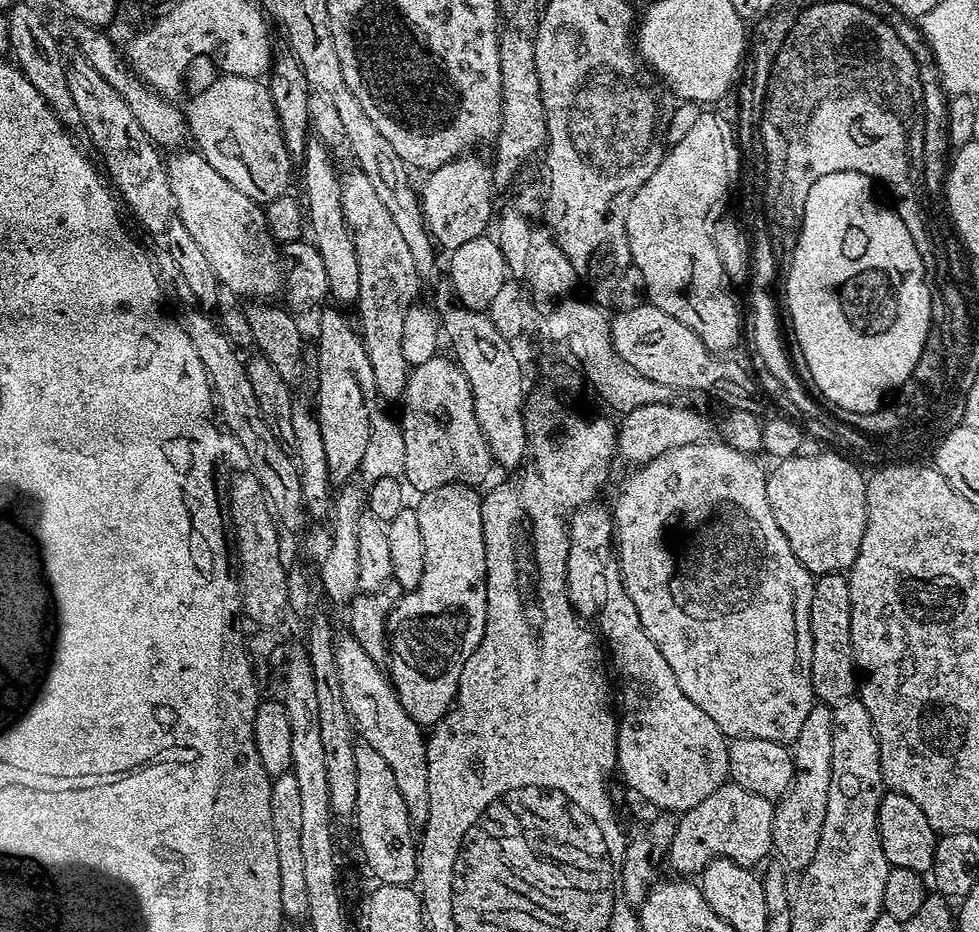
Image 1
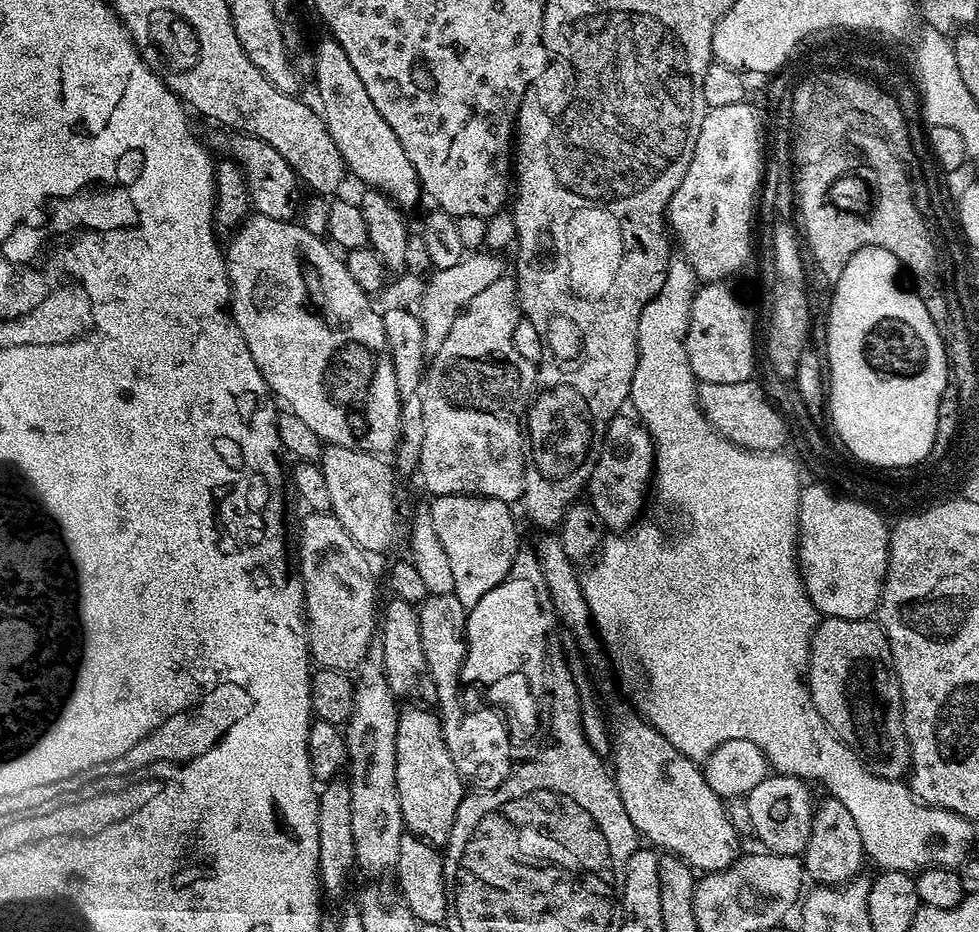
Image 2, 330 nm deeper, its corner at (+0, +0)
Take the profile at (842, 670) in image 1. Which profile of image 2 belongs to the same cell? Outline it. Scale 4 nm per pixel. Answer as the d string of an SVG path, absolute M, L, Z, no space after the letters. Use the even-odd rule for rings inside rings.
M825 616L817 623L812 635L812 641L810 642L810 654L808 655L808 689L810 690L810 698L818 710L818 714L832 727L832 733L844 745L857 752L860 759L872 769L872 773L875 776L881 776L887 780L903 781L909 775L912 767L912 755L910 754L908 739L904 733L904 699L900 693L900 683L898 682L896 667L892 665L892 652L888 649L888 639L886 638L884 629L880 627L875 619L851 620L850 618Z

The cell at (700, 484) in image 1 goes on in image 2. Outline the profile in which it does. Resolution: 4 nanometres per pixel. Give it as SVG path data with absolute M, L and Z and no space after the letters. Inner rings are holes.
M621 414L610 422L600 457L590 474L586 489L587 503L591 504L608 530L628 530L637 523L636 515L644 504L644 491L647 488L649 491L654 480L657 456L652 435L643 424L629 416Z

